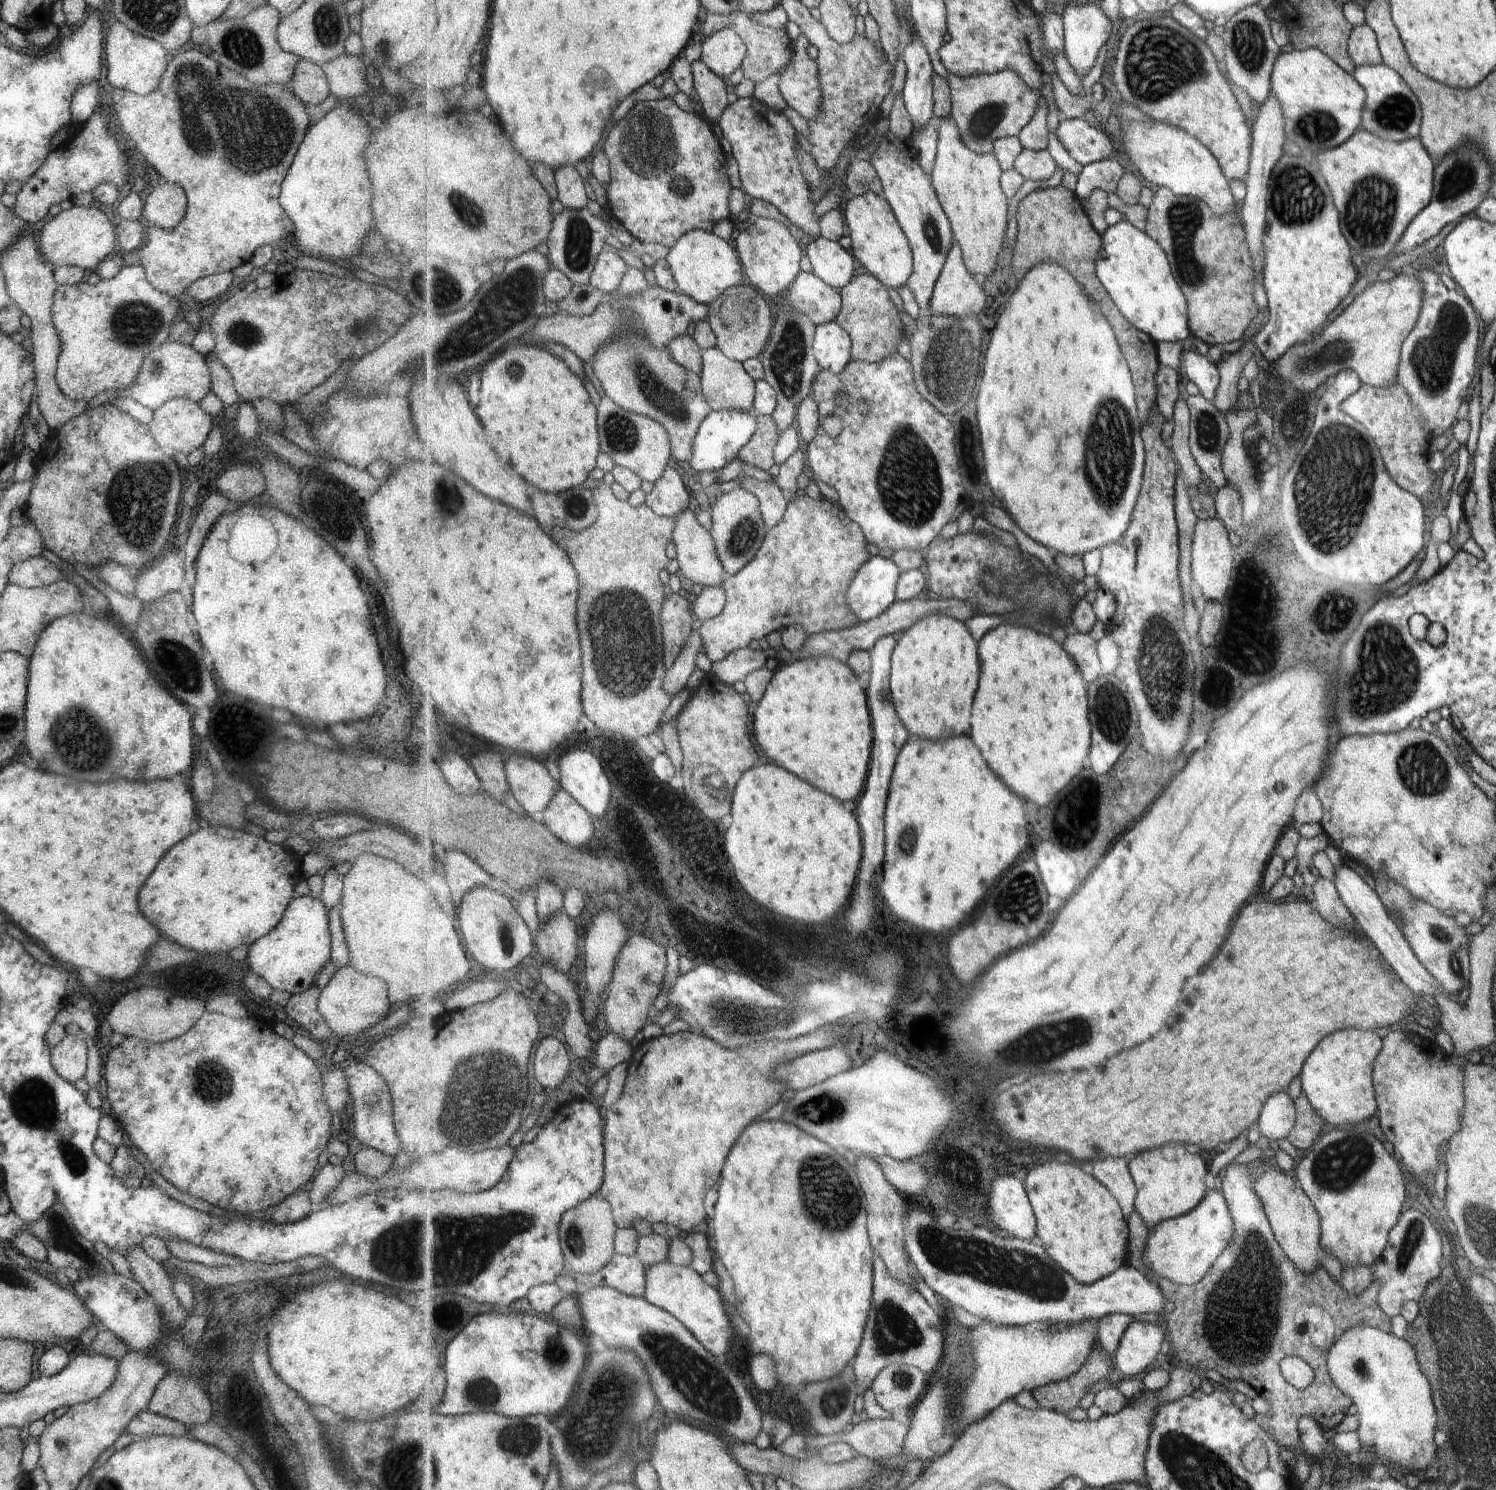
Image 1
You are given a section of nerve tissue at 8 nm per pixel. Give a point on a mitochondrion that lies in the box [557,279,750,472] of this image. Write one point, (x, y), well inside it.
(669, 404)

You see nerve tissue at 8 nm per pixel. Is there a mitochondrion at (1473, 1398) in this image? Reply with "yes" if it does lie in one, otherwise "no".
yes

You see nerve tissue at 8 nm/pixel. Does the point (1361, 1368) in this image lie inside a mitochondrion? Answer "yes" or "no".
yes

